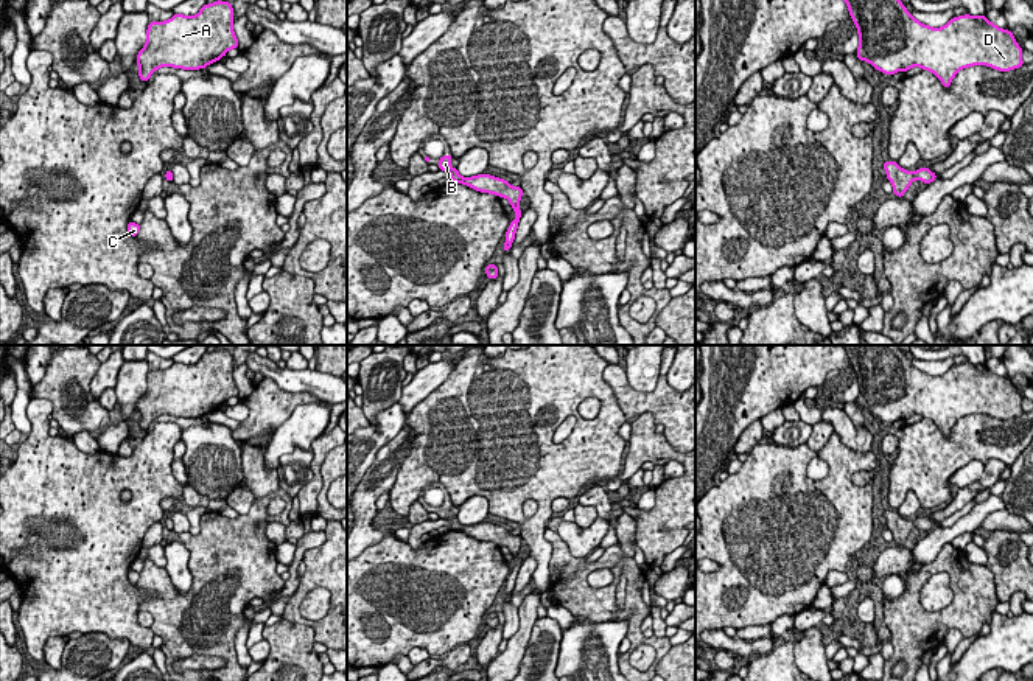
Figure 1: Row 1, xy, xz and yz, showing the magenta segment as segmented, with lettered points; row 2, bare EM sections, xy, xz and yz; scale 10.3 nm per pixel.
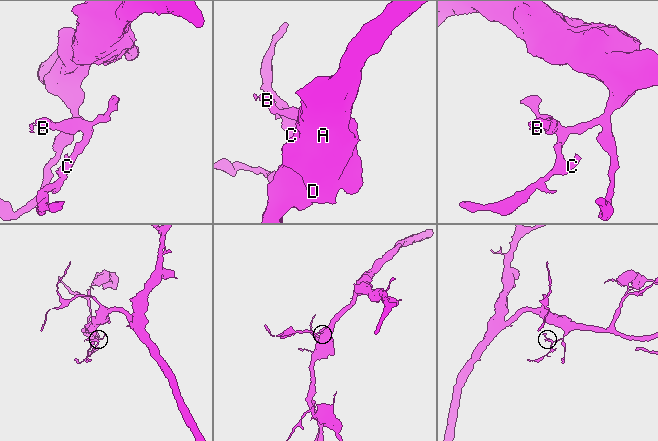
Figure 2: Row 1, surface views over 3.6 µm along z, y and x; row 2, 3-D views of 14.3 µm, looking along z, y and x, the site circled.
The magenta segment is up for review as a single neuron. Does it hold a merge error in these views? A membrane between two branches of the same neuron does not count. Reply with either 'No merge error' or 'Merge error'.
No merge error

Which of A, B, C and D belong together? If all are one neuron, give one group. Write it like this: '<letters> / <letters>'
A B C D

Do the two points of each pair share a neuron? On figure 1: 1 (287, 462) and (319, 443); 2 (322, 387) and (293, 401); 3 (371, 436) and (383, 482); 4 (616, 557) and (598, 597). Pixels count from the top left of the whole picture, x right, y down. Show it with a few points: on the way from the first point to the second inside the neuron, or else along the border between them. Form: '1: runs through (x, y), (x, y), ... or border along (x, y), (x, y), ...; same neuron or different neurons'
1: border along (311, 448), (313, 476), (302, 485); different neurons
2: border along (274, 380), (287, 391), (305, 391), (318, 398); different neurons
3: border along (400, 429), (380, 448), (375, 460), (363, 476); different neurons
4: runs through (616, 568), (616, 580), (609, 588); same neuron

